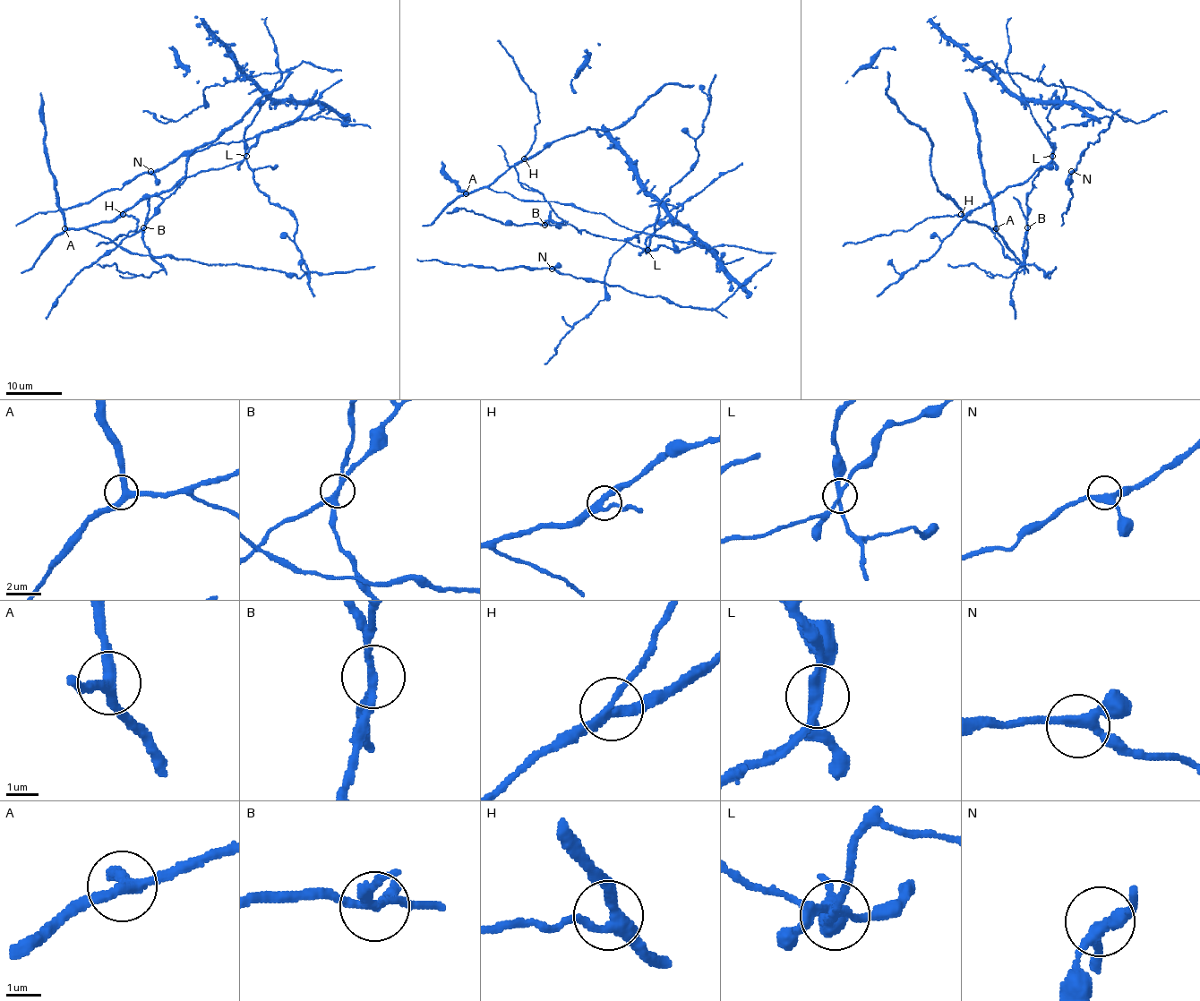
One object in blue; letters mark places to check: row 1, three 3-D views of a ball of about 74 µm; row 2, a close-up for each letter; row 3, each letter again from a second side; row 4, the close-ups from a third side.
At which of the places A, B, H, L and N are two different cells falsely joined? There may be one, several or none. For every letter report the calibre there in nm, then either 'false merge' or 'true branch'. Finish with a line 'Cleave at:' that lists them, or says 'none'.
A: 320 nm thick; true branch
B: 240 nm thick; false merge
H: 320 nm thick; true branch
L: 240 nm thick; false merge
N: 280 nm thick; true branch
Cleave at: B, L

